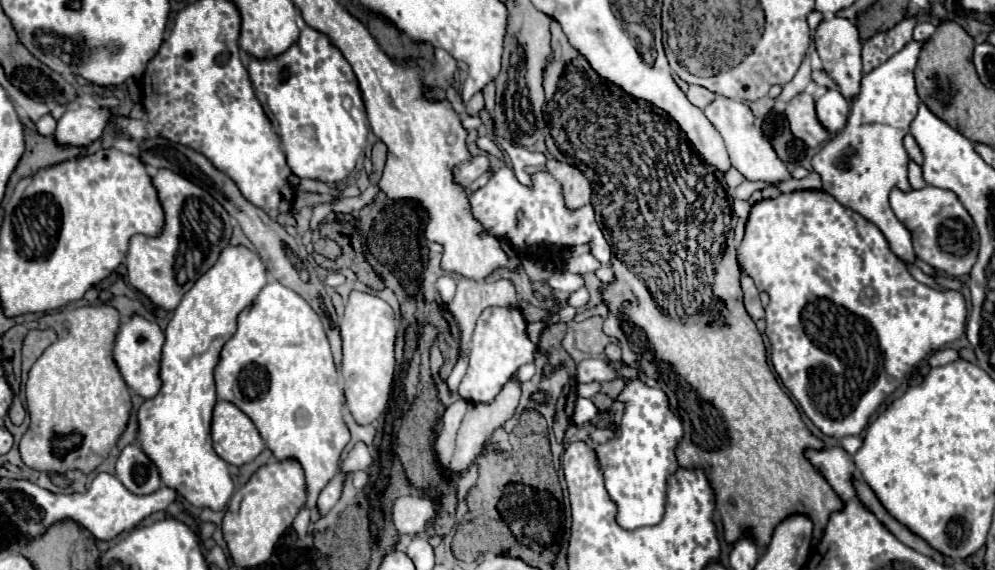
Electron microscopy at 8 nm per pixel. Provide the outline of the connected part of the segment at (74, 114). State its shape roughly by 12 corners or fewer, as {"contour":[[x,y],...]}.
{"contour":[[67,110],[53,138],[89,146],[103,134],[107,110]]}

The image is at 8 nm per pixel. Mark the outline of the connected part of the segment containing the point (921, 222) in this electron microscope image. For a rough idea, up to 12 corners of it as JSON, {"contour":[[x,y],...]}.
{"contour":[[953,192],[889,200],[915,252],[953,278],[969,274],[979,234]]}

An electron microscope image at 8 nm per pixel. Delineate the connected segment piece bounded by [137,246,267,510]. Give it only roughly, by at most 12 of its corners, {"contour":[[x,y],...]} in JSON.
{"contour":[[227,246],[173,310],[137,442],[193,506],[233,494],[213,372],[265,282]]}

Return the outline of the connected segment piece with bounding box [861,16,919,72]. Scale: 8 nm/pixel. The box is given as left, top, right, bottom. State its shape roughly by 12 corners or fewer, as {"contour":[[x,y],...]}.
{"contour":[[917,16],[879,32],[863,46],[869,72],[897,54],[913,36]]}

